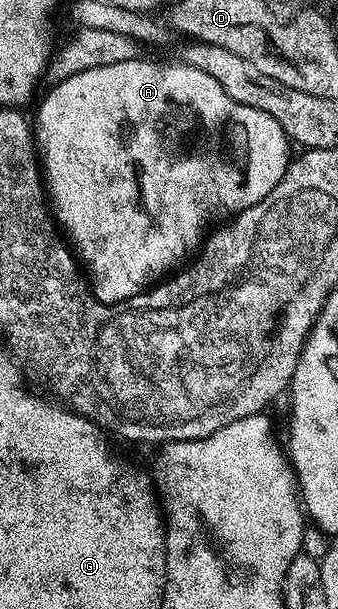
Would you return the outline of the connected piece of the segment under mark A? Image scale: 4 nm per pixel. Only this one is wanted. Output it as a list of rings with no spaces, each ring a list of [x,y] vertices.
[[[137,58],[72,74],[71,77],[57,81],[53,87],[55,88],[39,102],[38,117],[33,117],[32,120],[36,148],[40,153],[40,168],[44,173],[44,188],[48,193],[53,219],[72,245],[88,277],[90,291],[102,304],[119,304],[131,300],[133,296],[139,296],[163,278],[169,277],[183,263],[181,260],[185,256],[193,257],[199,251],[200,245],[215,225],[229,221],[248,206],[256,206],[256,202],[272,194],[276,182],[284,178],[292,159],[292,141],[280,122],[272,118],[272,114],[264,114],[264,110],[256,110],[256,106],[244,106],[228,98],[228,94],[224,94],[224,86],[220,86],[220,82],[216,82],[216,78],[210,74],[204,74],[204,70],[196,70],[196,66],[181,62],[157,64],[154,60]]]

